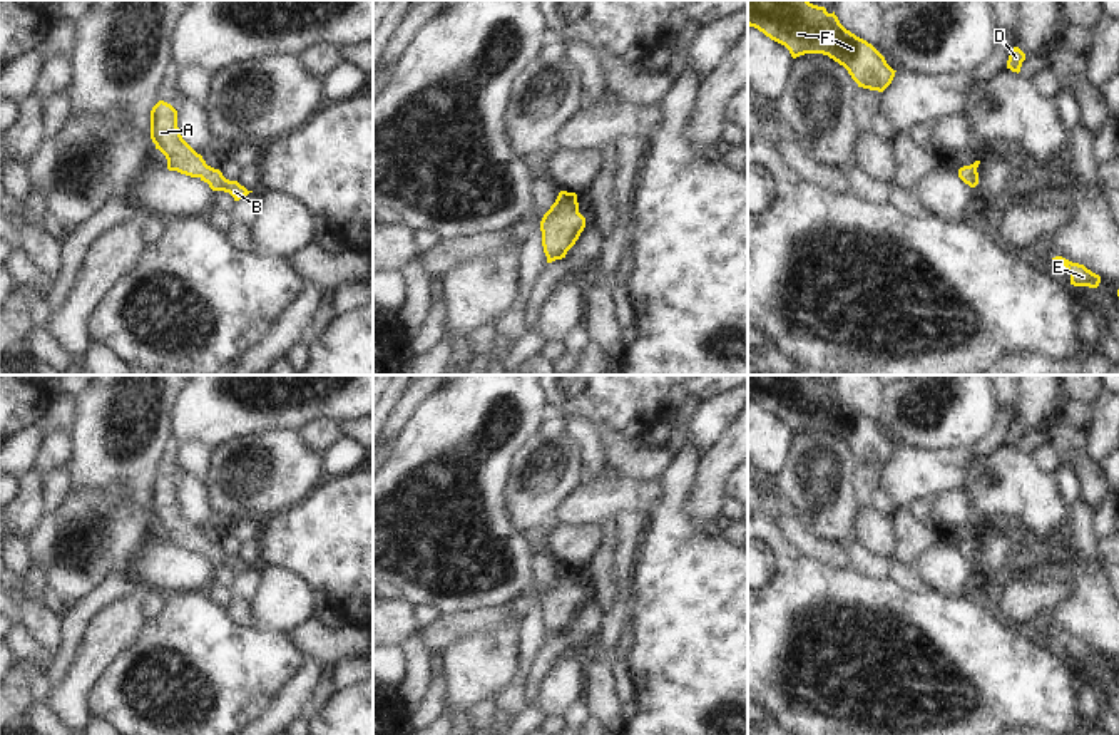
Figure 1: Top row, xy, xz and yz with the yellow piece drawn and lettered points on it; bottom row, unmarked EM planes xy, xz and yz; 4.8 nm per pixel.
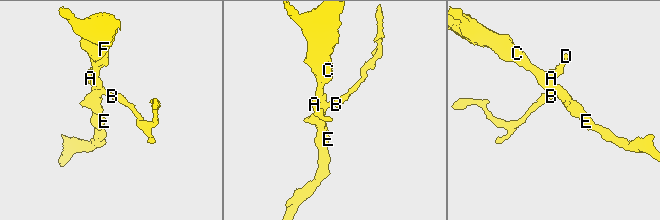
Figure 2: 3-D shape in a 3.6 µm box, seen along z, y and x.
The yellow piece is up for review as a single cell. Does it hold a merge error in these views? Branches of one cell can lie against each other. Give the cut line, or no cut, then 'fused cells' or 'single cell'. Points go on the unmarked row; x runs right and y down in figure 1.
no cut | single cell

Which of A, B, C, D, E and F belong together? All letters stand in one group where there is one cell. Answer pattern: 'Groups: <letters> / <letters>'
Groups: A B C D E F.

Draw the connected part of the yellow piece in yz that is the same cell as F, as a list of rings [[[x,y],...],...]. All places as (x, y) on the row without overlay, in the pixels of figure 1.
[[[748,375],[748,400],[784,420],[791,432],[823,429],[843,440],[858,462],[883,467],[895,447],[866,415],[808,375]]]

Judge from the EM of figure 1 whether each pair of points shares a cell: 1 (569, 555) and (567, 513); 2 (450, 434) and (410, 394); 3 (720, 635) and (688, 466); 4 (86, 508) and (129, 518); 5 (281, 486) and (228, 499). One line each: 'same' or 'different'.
1: different
2: different
3: same
4: same
5: same

